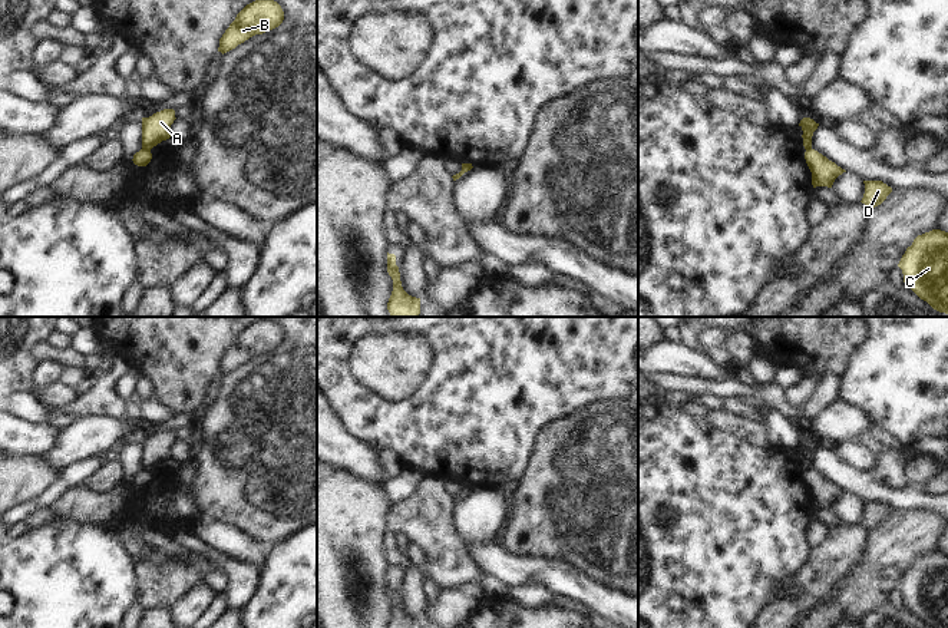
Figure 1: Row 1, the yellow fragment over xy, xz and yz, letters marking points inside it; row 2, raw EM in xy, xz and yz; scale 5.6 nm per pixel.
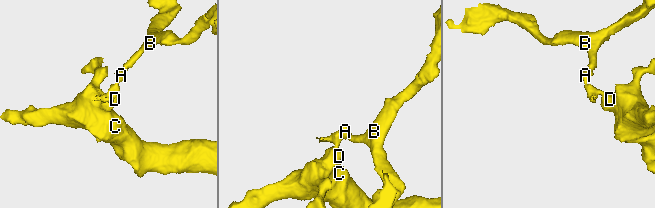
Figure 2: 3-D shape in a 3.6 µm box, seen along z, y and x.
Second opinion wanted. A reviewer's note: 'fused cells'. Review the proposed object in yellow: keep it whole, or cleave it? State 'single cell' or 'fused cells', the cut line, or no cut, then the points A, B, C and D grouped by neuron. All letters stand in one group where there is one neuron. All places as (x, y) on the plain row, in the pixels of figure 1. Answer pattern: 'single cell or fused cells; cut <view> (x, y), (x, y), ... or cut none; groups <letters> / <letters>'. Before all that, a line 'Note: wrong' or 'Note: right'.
Note: right
fused cells; cut xy (142, 469), (149, 472); groups A B / C D

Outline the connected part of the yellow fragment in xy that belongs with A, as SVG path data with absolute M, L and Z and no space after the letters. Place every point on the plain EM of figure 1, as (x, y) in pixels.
M163 430L149 439L142 439L142 470L151 472L153 467L171 459L171 446L175 442L174 430Z

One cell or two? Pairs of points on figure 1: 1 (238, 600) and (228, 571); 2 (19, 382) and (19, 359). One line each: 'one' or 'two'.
1: one
2: one

